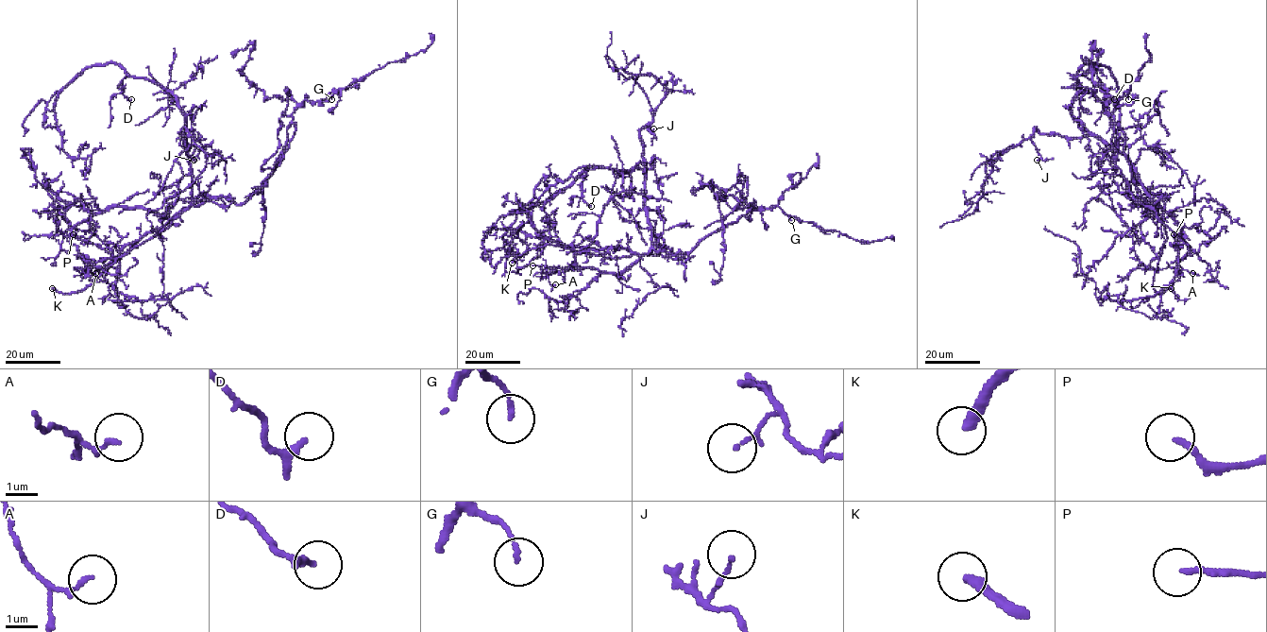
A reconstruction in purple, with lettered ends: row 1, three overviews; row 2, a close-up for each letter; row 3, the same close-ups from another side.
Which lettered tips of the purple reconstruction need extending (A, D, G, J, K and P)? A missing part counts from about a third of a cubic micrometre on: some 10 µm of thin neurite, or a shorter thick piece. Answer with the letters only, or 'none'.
K, P

